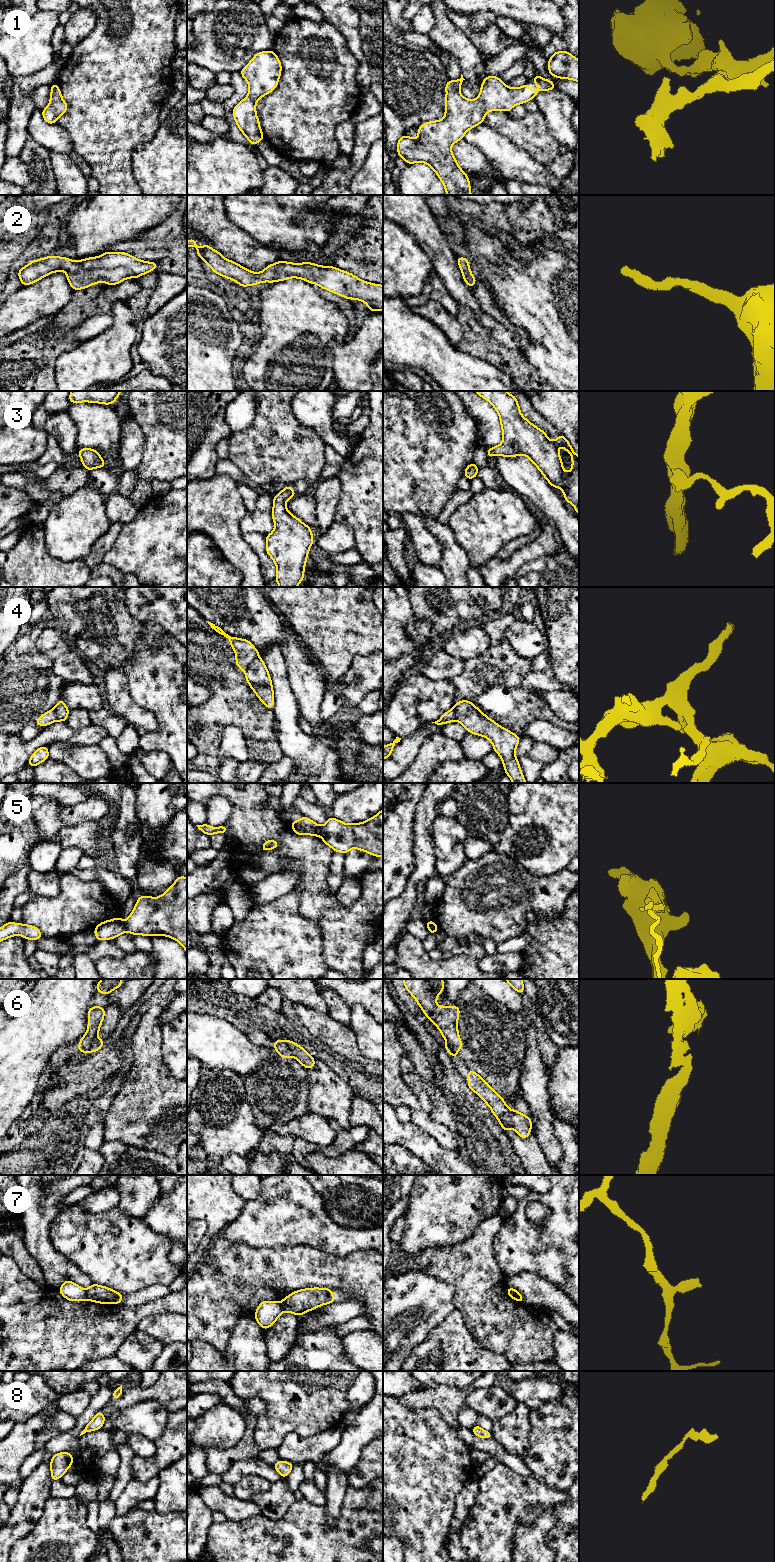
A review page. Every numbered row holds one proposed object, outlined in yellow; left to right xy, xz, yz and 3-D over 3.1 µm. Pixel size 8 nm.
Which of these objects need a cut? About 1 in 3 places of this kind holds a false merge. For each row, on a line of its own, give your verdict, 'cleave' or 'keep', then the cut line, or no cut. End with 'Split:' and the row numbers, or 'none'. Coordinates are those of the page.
1: keep | no cut
2: keep | no cut
3: keep | no cut
4: cleave | xz (258, 655), (246, 669)
5: cleave | xy (123, 921), (126, 930)
6: cleave | xz (283, 1041), (293, 1055)
7: cleave | xy (85, 1290), (86, 1299)
8: keep | no cut
Split: 4, 5, 6, 7

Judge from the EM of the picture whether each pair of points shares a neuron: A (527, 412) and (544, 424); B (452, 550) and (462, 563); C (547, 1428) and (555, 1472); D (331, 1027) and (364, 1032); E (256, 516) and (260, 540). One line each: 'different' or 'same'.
A: same
B: same
C: same
D: different
E: different

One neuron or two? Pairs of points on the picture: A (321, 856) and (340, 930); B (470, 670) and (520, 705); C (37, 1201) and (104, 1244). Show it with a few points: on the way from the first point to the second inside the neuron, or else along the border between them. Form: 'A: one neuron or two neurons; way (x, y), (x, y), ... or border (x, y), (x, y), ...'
A: one neuron; way (317, 874), (317, 901), (328, 912)
B: one neuron; way (482, 677), (487, 681), (491, 681), (508, 698)
C: two neurons; border (60, 1211), (51, 1223)

